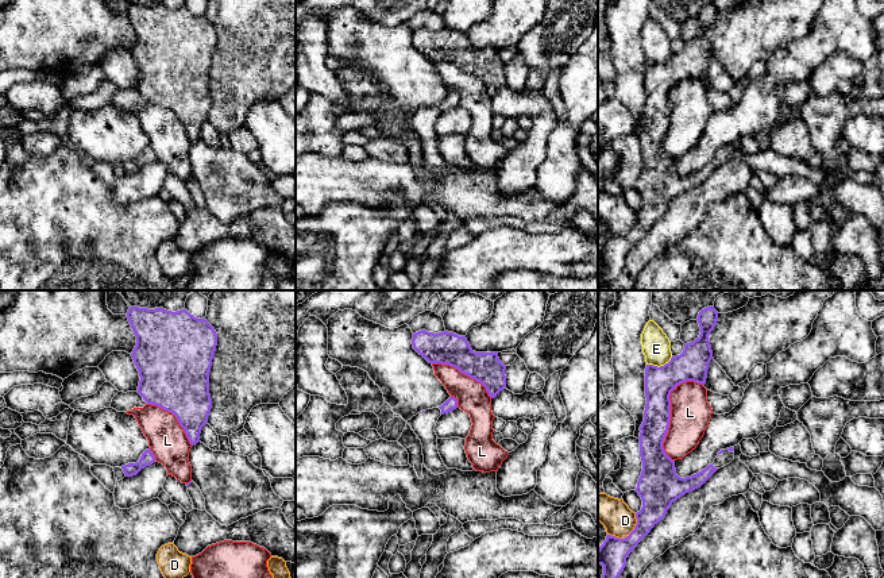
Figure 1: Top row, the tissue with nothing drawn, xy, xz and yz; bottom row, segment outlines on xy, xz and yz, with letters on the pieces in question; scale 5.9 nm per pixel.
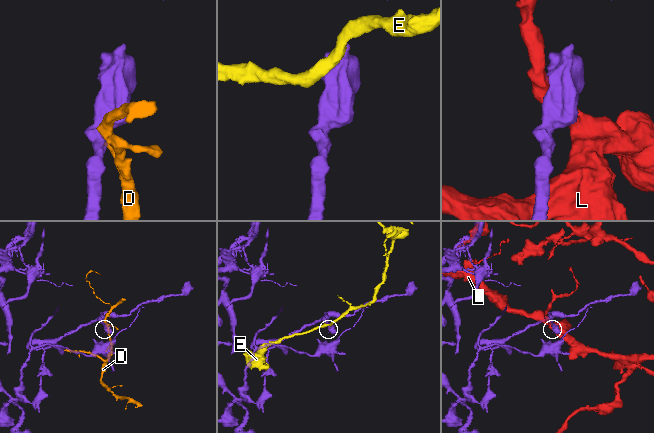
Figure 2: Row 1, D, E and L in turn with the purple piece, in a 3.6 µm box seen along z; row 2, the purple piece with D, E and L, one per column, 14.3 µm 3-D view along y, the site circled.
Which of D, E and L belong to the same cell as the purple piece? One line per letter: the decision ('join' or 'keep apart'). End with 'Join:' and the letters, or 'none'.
D: keep apart
E: keep apart
L: keep apart
Join: none

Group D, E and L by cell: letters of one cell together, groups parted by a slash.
D / E / L

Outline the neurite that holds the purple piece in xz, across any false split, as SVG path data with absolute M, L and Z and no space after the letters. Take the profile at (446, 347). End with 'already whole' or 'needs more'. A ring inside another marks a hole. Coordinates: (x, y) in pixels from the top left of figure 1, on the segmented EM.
M422 330L413 334L412 344L429 363L449 365L480 382L491 398L506 388L506 366L498 352L475 352L466 336Z; already whole

